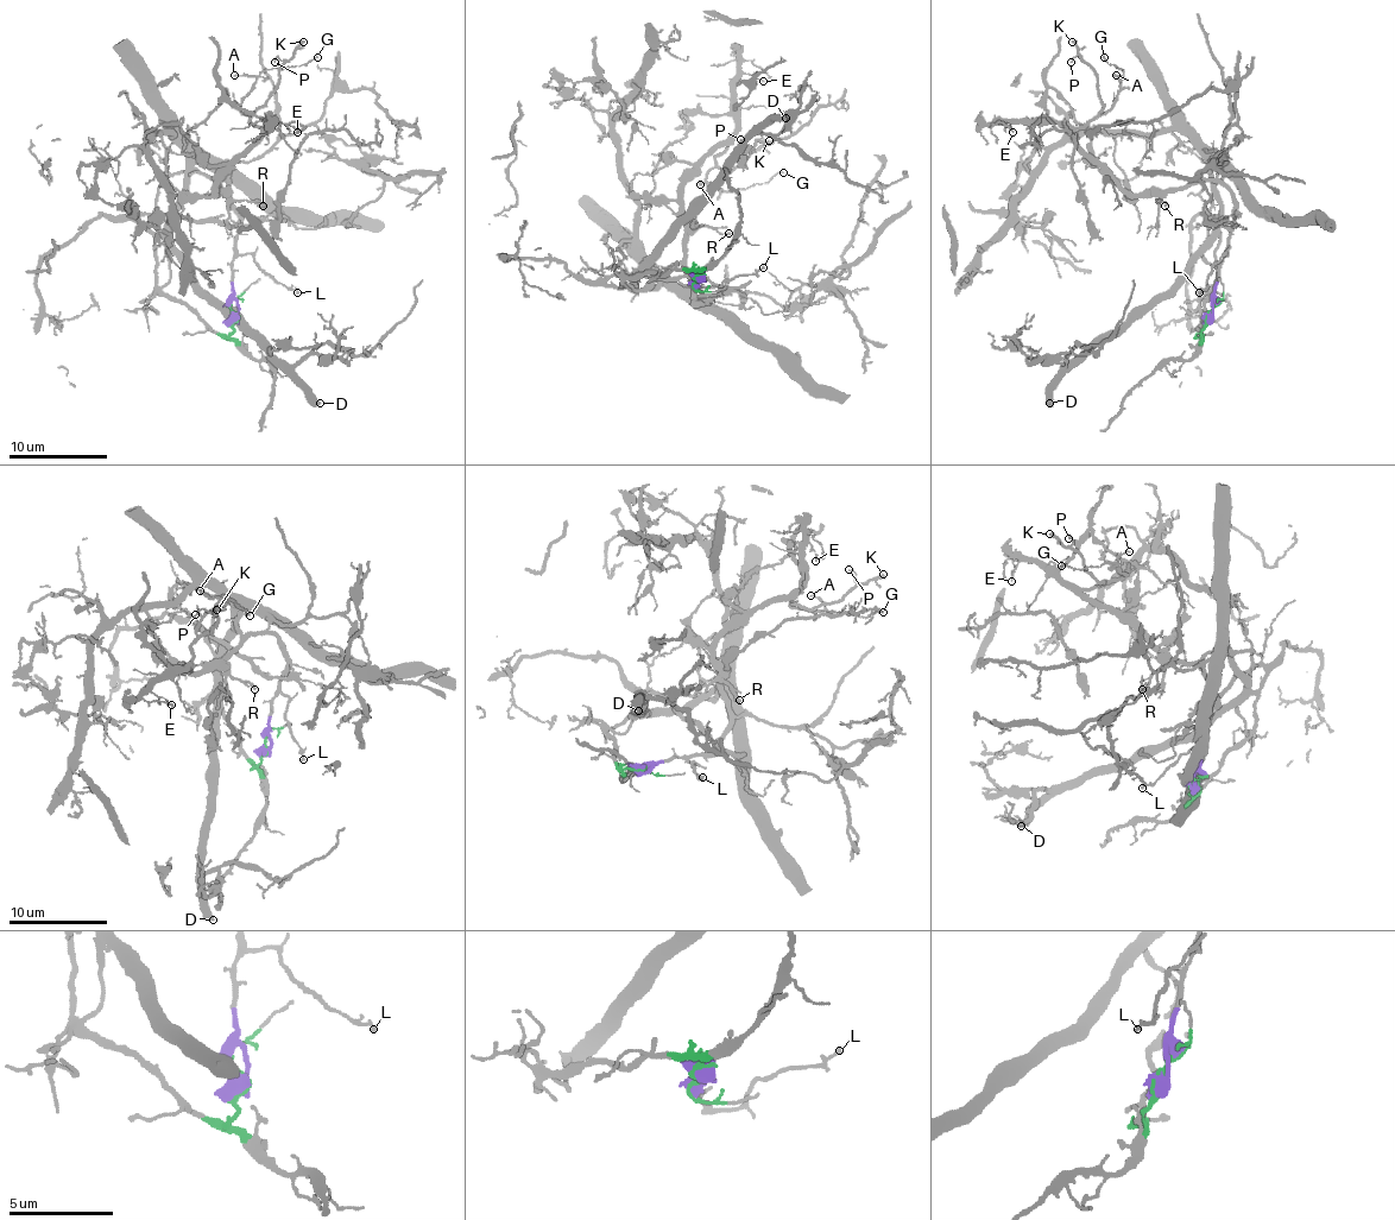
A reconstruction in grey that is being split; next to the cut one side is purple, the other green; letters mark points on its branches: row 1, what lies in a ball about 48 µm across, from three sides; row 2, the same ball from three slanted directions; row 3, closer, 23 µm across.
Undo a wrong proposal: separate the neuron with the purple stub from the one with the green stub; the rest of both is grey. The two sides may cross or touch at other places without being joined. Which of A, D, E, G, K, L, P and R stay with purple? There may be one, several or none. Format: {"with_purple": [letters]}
{"with_purple": ["A", "E", "G", "K", "L", "P", "R"]}

